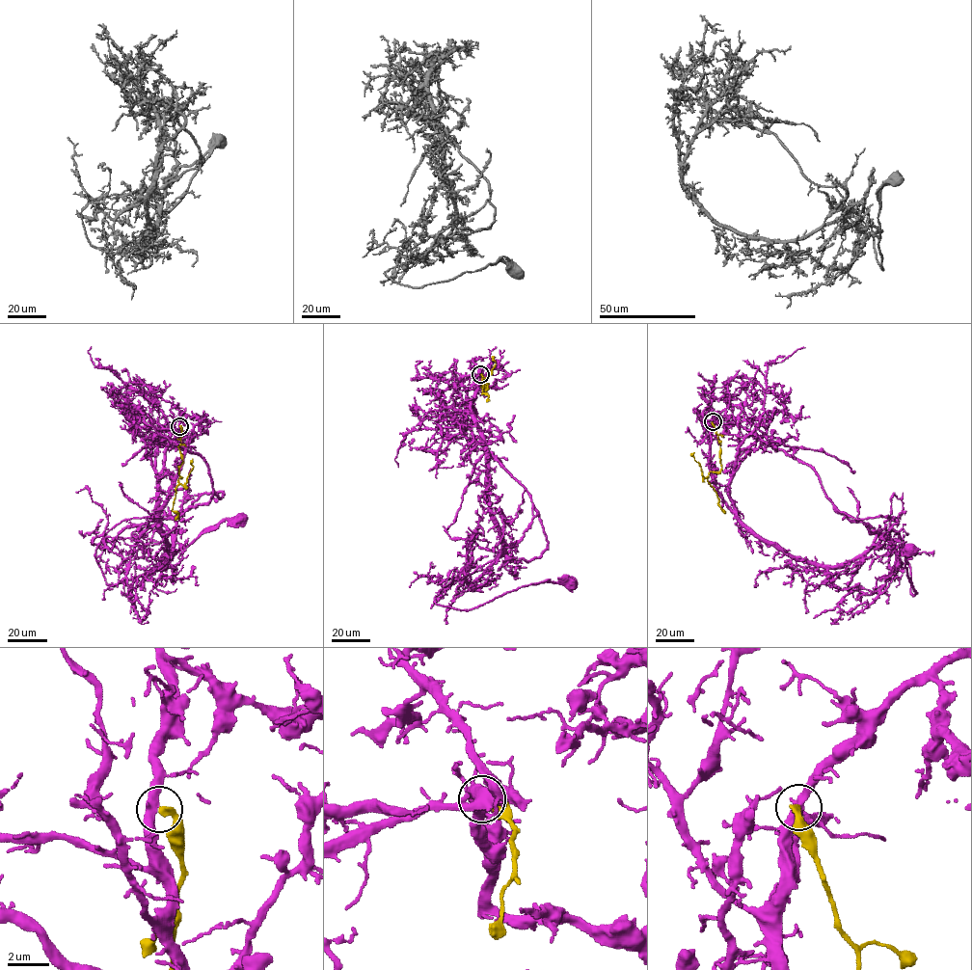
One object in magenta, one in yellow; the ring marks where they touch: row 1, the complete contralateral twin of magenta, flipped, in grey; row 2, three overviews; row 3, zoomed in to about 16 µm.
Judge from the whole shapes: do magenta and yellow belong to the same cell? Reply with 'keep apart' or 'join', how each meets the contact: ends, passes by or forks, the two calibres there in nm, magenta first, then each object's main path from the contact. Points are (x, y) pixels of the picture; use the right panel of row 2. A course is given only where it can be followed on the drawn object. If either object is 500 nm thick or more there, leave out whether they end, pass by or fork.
keep apart; magenta passes by; yellow ends; calibres 420 and 340 nm; course magenta (713, 421), (716, 493), (760, 537), (838, 566), (897, 531), (915, 594), (905, 568), (913, 552); course yellow (713, 421), (720, 443), (721, 470), (710, 471), (707, 481), (725, 513)

